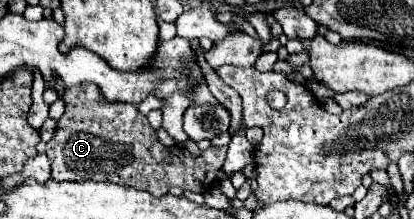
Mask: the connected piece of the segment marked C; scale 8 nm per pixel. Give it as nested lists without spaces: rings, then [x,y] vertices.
[[[81,83],[77,87],[67,87],[65,91],[65,113],[59,119],[59,127],[53,139],[47,143],[47,157],[51,159],[51,177],[55,181],[115,181],[119,185],[129,185],[135,189],[145,189],[155,197],[165,195],[171,187],[181,187],[193,193],[205,193],[209,183],[215,183],[217,173],[227,157],[227,147],[209,147],[201,155],[191,155],[185,147],[173,145],[165,147],[155,129],[149,125],[147,117],[139,113],[135,105],[129,103],[109,103],[95,83]]]

